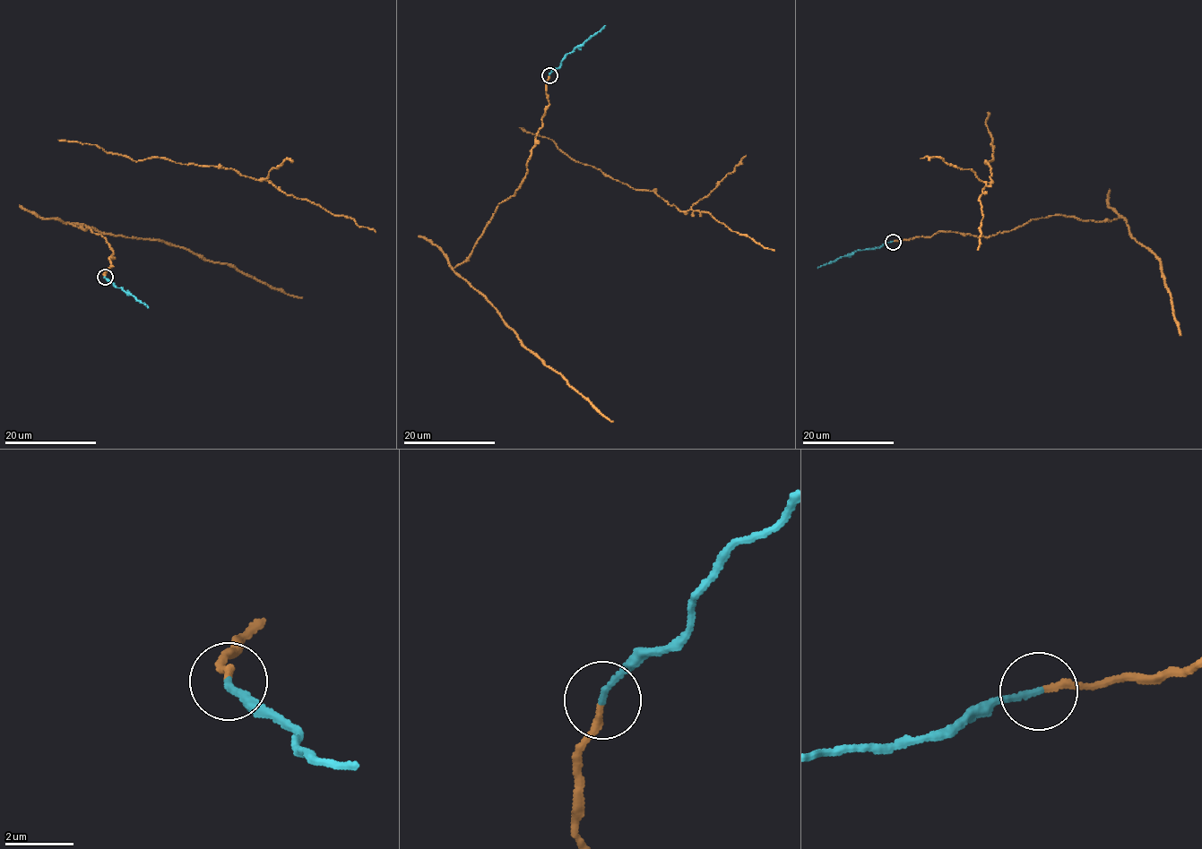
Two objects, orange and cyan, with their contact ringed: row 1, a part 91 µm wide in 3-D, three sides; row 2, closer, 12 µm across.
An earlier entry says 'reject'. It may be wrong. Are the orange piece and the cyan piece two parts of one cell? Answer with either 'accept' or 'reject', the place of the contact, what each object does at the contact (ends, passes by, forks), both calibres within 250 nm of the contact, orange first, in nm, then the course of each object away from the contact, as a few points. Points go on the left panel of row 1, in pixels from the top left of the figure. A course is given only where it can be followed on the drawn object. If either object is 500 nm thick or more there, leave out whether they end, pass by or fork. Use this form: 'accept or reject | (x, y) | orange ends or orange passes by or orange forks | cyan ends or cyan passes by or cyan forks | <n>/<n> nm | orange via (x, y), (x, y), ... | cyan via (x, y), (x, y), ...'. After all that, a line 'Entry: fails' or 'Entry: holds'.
reject | (105, 277) | orange ends | cyan ends | 200/180 nm | orange via (104, 276), (113, 266), (108, 259), (113, 250), (89, 227), (70, 224), (159, 239), (302, 296) | cyan via (104, 276), (149, 308)
Entry: holds

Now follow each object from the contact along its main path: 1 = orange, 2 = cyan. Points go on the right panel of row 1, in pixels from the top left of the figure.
1: (893, 241), (939, 232), (987, 236), (1050, 215), (1098, 221), (1121, 218), (1129, 235), (1159, 261), (1180, 334)
2: (893, 241), (877, 248), (856, 251), (817, 268)

